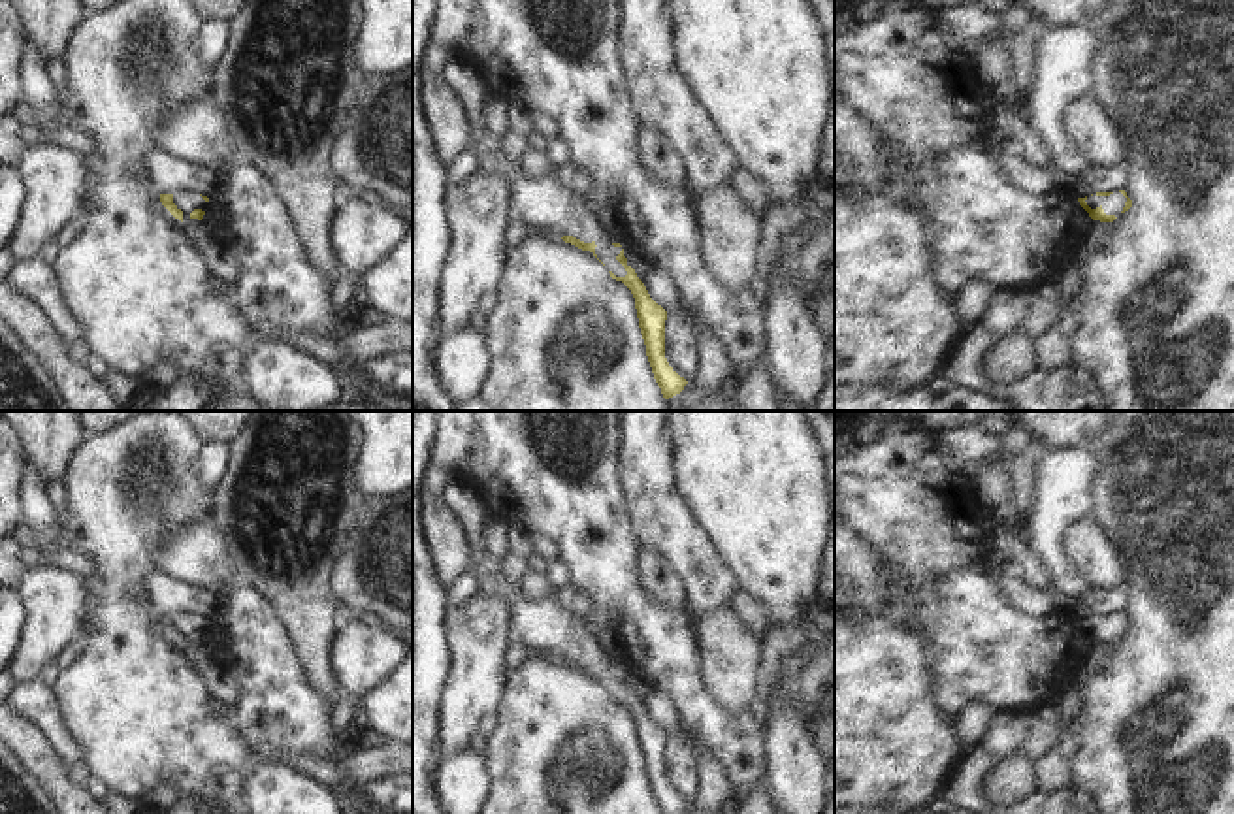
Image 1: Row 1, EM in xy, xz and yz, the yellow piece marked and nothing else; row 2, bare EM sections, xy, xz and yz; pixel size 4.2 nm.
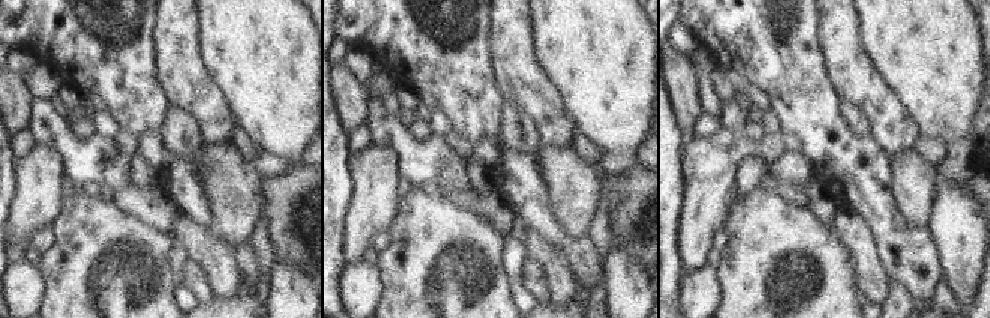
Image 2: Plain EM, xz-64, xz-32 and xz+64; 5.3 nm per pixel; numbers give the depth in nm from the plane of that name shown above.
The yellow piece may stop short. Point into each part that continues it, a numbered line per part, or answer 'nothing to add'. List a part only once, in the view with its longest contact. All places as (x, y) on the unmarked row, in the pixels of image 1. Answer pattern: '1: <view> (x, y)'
1: xz (545, 630)

